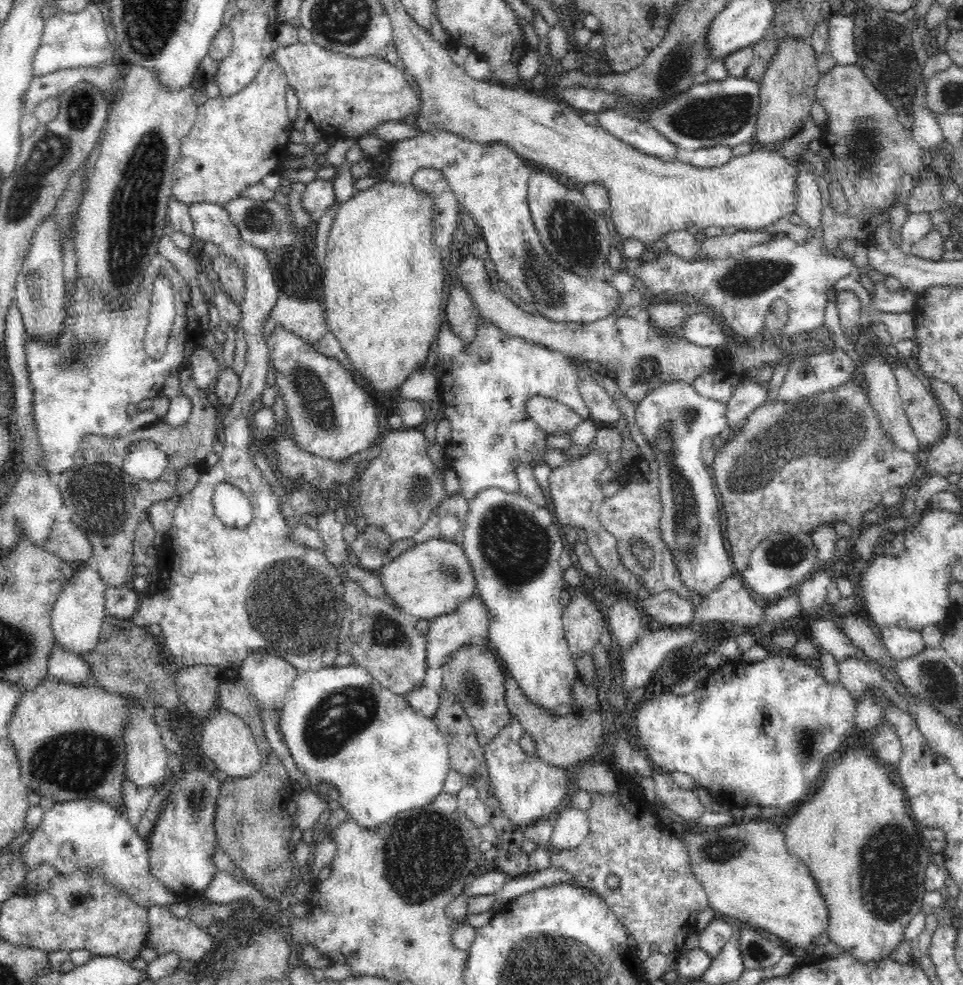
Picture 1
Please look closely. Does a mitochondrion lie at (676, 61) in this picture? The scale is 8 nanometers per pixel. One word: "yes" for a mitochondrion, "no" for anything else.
yes

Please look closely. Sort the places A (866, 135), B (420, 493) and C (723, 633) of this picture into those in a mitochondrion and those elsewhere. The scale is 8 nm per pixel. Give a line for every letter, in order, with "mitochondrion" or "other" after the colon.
A: mitochondrion
B: mitochondrion
C: other

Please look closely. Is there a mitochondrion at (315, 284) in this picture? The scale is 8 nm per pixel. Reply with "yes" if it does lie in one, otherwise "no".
no

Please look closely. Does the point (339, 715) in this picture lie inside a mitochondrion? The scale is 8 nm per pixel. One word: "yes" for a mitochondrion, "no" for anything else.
yes

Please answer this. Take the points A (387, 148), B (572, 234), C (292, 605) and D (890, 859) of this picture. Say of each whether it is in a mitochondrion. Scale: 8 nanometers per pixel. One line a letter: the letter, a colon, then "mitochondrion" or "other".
A: other
B: mitochondrion
C: mitochondrion
D: mitochondrion

